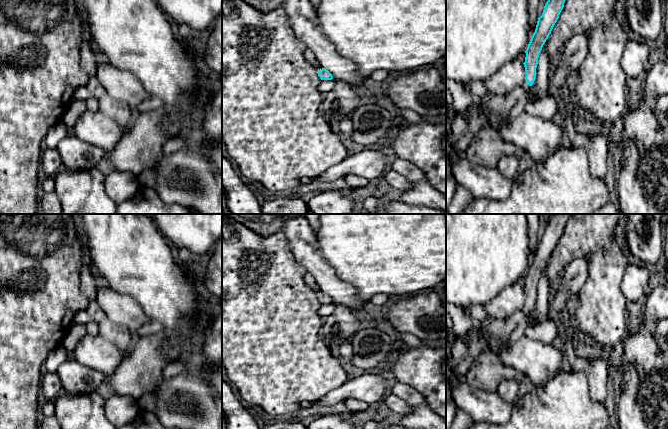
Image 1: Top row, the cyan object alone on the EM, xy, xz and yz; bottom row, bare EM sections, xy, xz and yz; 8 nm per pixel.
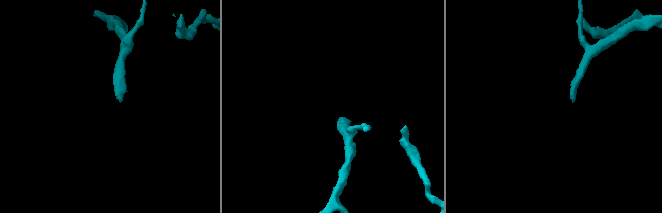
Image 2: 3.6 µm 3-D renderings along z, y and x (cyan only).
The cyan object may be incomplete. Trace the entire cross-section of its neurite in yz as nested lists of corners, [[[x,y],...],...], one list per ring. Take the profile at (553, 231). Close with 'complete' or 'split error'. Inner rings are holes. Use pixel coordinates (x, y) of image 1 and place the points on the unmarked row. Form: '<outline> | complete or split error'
[[[553,214],[549,218],[542,239],[538,242],[533,257],[525,275],[524,291],[525,305],[513,315],[504,319],[493,319],[492,323],[483,331],[471,329],[465,333],[463,340],[456,336],[451,347],[450,356],[446,359],[446,392],[452,381],[463,383],[467,373],[477,357],[483,351],[497,354],[504,346],[519,322],[533,309],[536,303],[538,282],[543,269],[548,263],[564,231],[565,224],[572,214]]] | split error

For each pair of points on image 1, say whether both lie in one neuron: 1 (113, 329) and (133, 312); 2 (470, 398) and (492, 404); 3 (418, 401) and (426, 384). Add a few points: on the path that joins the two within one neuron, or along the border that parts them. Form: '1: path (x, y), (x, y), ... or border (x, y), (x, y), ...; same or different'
1: border (107, 317), (113, 322), (124, 325), (133, 334); different
2: path (475, 402), (477, 404), (487, 404); same
3: border (410, 387), (424, 397), (435, 413); different

